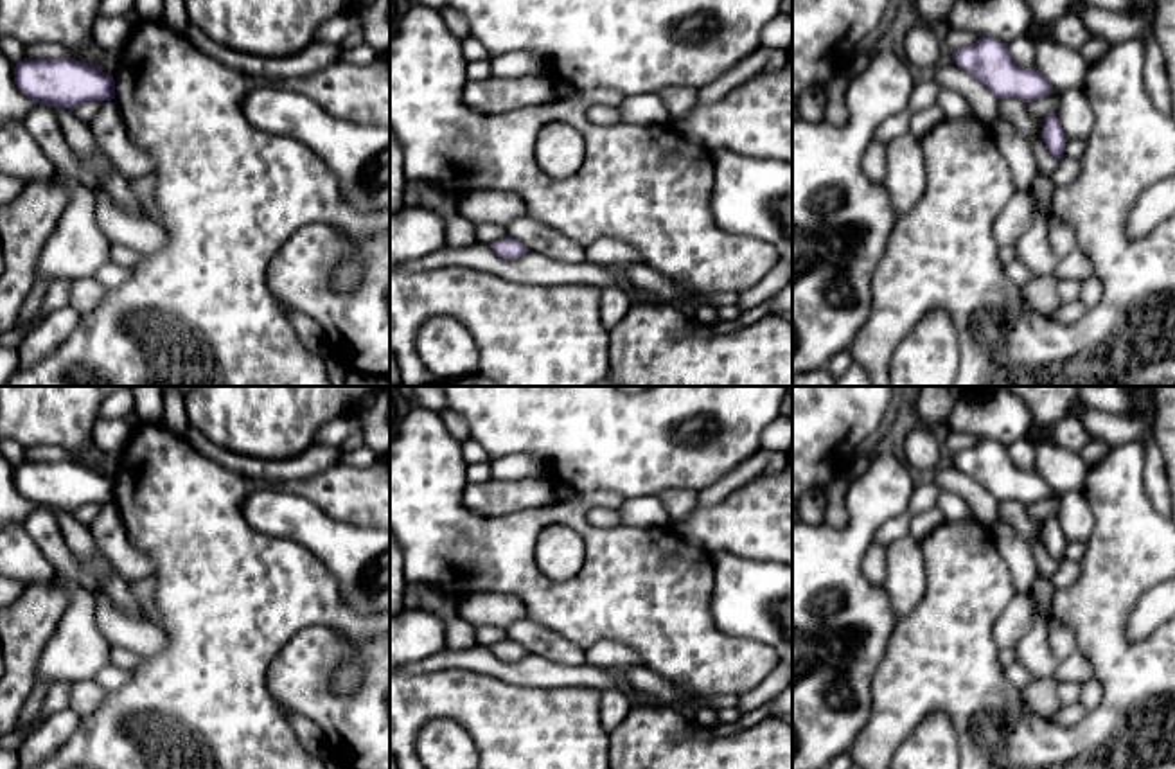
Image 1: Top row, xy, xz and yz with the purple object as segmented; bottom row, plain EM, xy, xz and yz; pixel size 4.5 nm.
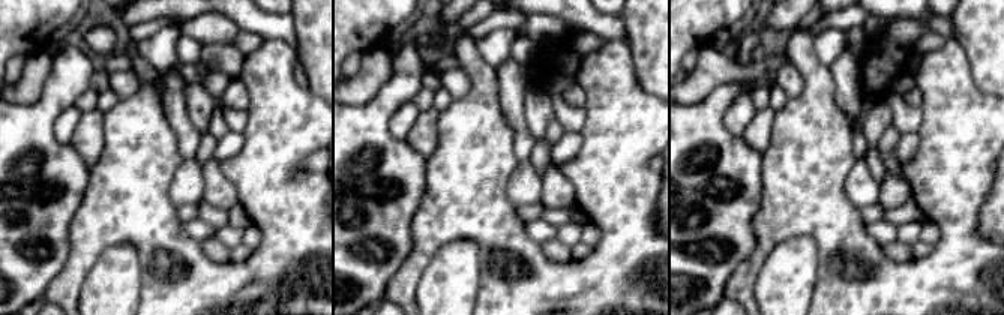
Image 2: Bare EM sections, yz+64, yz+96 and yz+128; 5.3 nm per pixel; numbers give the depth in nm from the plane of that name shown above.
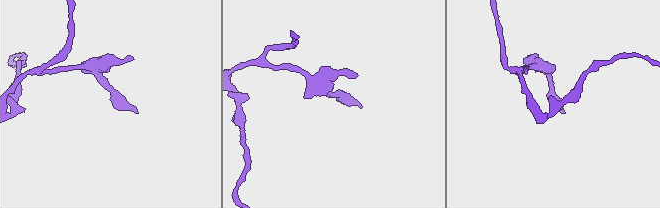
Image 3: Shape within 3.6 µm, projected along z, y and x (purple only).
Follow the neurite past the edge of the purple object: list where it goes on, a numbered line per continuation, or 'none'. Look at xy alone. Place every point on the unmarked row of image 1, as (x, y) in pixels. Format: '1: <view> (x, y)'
none

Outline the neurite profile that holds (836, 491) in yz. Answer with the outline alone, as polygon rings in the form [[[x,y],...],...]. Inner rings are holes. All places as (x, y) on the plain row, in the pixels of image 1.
[[[839,474],[834,480],[830,480],[823,491],[825,491],[825,525],[832,528],[841,528],[848,525],[850,514],[848,514],[848,491],[852,482]]]

